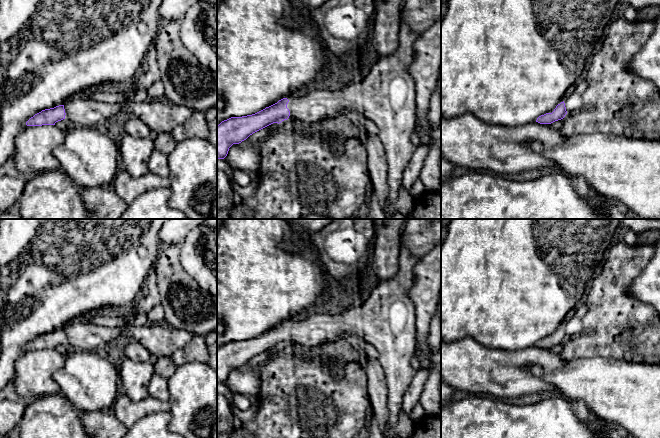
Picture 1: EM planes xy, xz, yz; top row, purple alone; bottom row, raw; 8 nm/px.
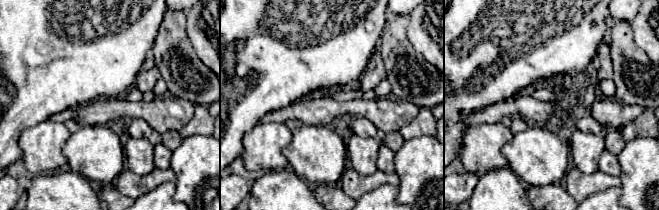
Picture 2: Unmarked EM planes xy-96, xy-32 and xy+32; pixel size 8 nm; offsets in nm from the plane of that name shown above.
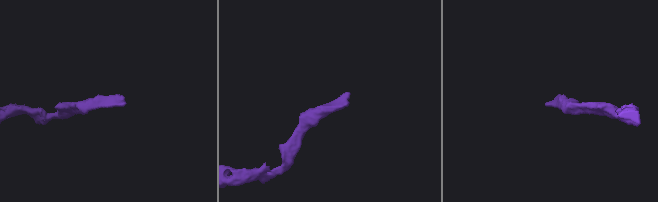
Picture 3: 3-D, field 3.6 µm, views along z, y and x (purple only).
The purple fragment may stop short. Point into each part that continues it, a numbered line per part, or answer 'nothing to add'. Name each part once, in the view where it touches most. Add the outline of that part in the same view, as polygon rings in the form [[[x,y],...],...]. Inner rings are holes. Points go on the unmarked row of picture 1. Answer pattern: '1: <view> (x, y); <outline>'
1: xz (386, 319); [[[400,244],[397,274],[390,281],[377,281],[375,288],[365,294],[364,301],[360,306],[346,309],[339,315],[315,314],[300,321],[292,321],[287,328],[290,335],[289,342],[301,349],[319,347],[323,343],[347,337],[365,341],[379,351],[378,360],[384,371],[388,391],[389,420],[387,430],[383,434],[385,438],[397,437],[403,396],[414,376],[418,374],[410,364],[411,356],[417,352],[416,311],[410,298],[410,290],[415,279],[414,267],[419,259]]]

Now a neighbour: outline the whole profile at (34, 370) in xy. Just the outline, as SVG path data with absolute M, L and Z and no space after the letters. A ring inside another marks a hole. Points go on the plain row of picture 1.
M55 349L27 350L15 364L12 384L20 398L39 398L60 393L53 374L61 369L65 358Z

